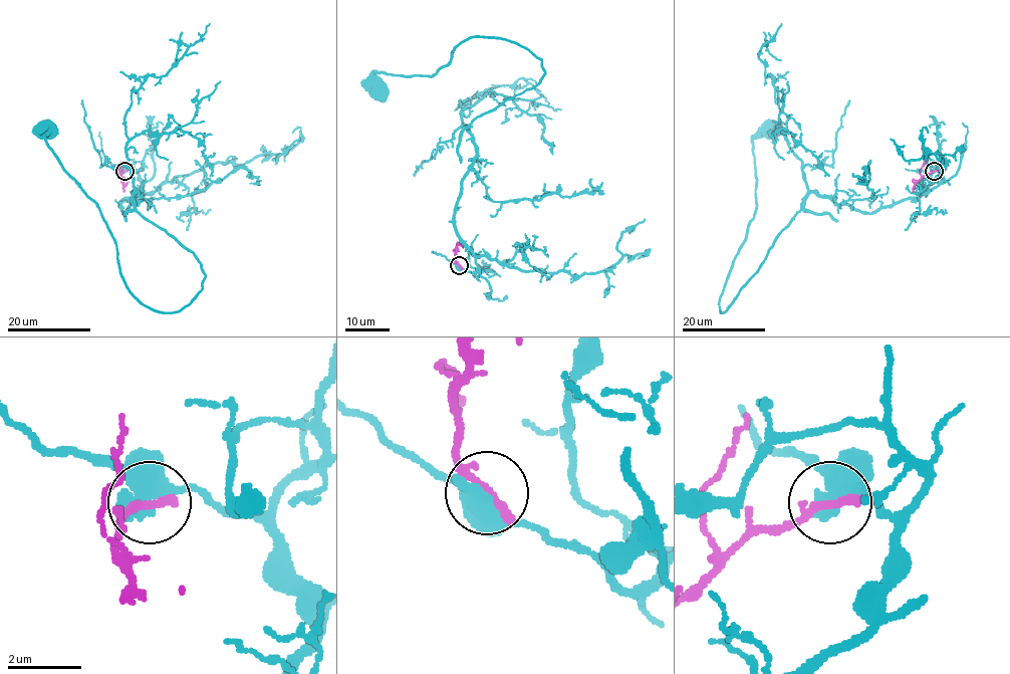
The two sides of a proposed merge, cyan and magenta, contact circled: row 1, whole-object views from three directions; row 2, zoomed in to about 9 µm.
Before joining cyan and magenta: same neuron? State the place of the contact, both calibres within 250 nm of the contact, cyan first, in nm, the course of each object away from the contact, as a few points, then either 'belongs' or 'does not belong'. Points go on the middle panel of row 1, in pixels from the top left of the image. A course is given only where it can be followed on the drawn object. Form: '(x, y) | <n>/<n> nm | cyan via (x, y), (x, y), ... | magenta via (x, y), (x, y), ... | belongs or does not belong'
(459, 265) | 440/280 nm | cyan via (459, 265), (478, 267), (454, 223), (468, 126), (541, 60), (470, 37), (433, 75), (375, 72), (379, 89) | magenta via (459, 265), (455, 261), (456, 247), (460, 244), (463, 248) | does not belong

